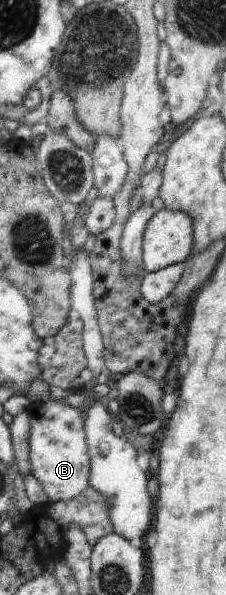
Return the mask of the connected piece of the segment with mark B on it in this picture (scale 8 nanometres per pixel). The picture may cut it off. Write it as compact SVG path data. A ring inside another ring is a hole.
M61 397L47 401L31 400L26 408L27 419L29 420L30 436L30 458L31 475L38 480L50 502L69 501L77 496L89 486L90 457L85 428L83 427L84 413L68 405Z

